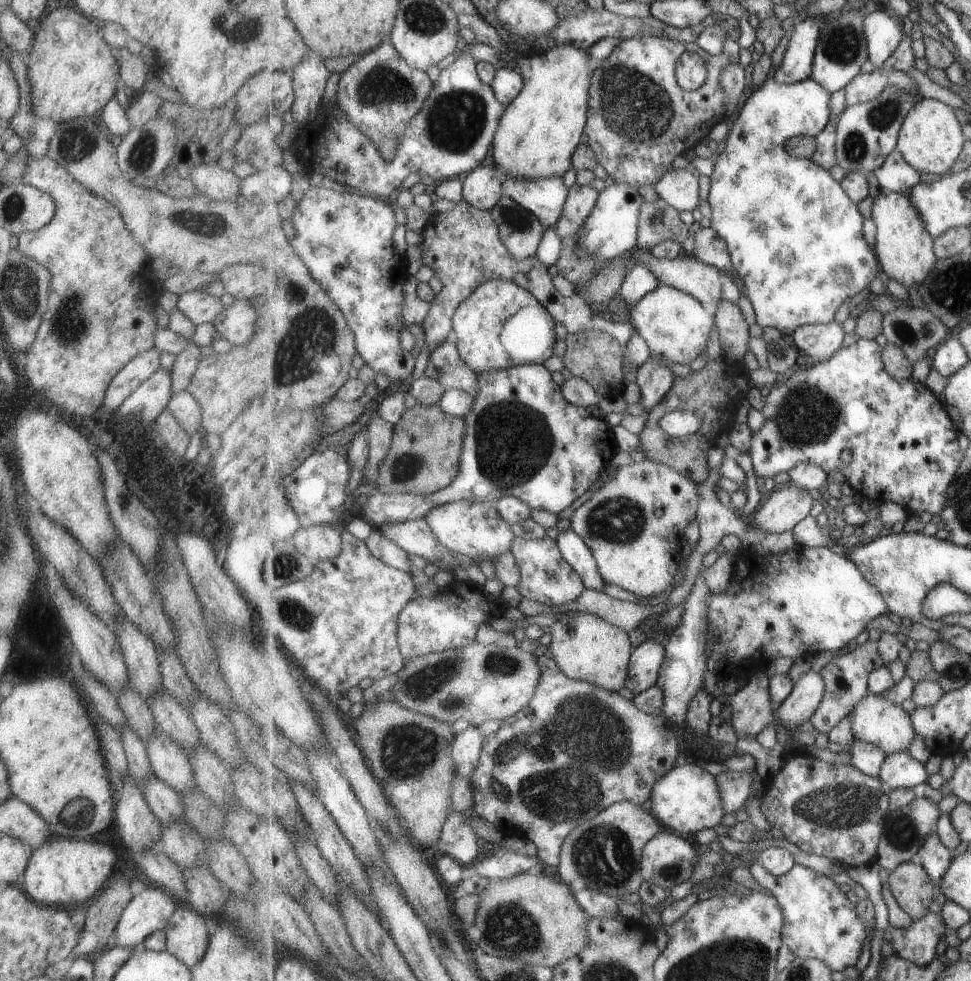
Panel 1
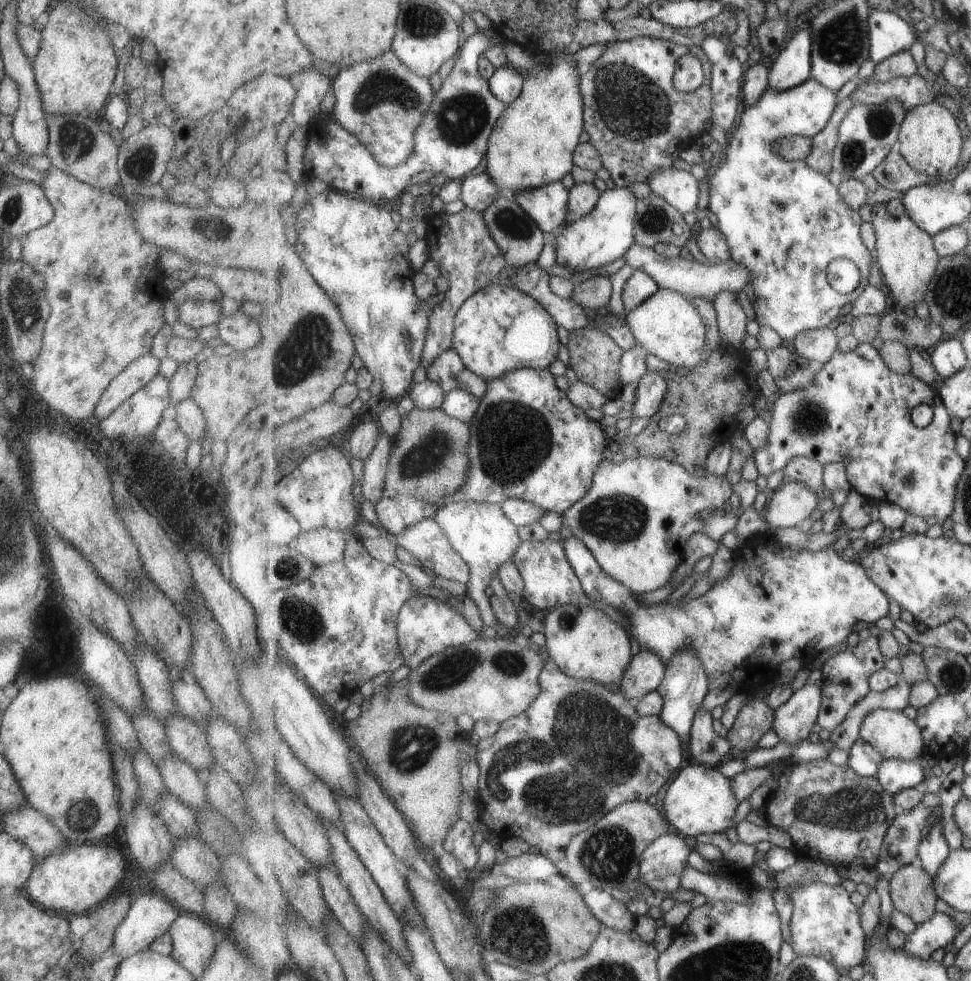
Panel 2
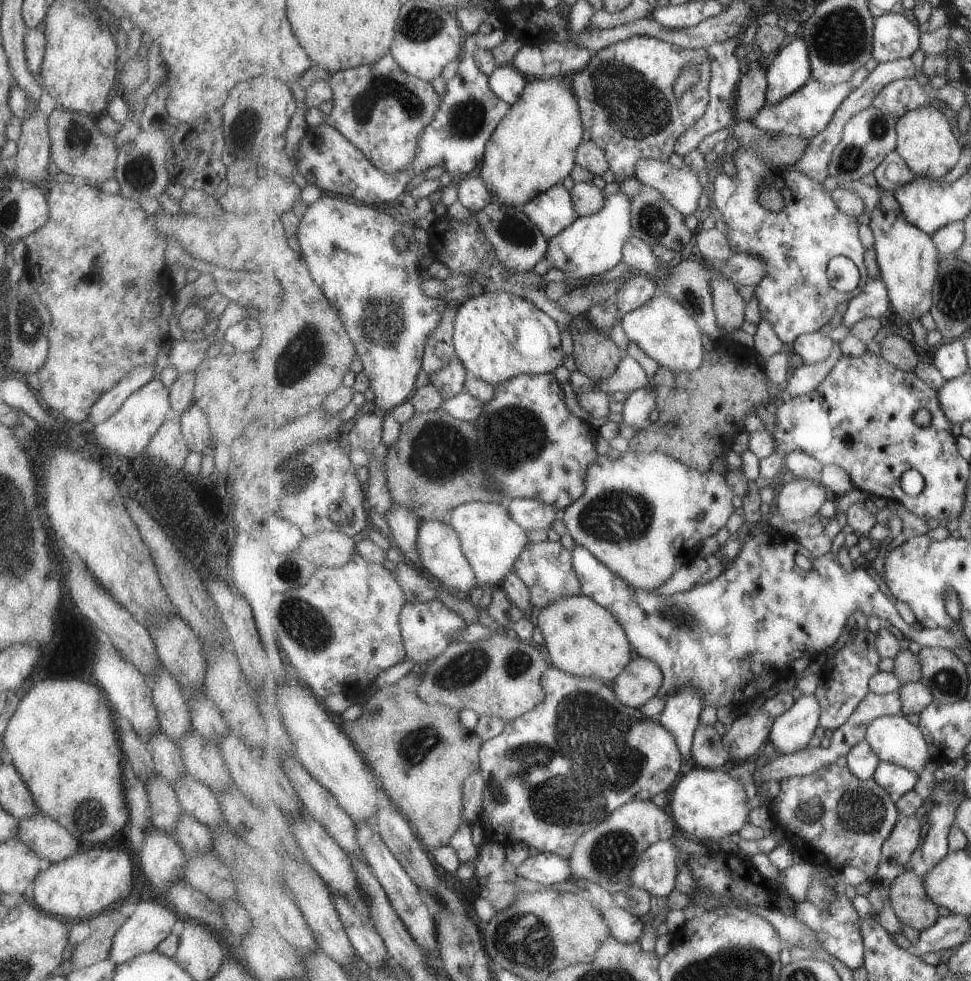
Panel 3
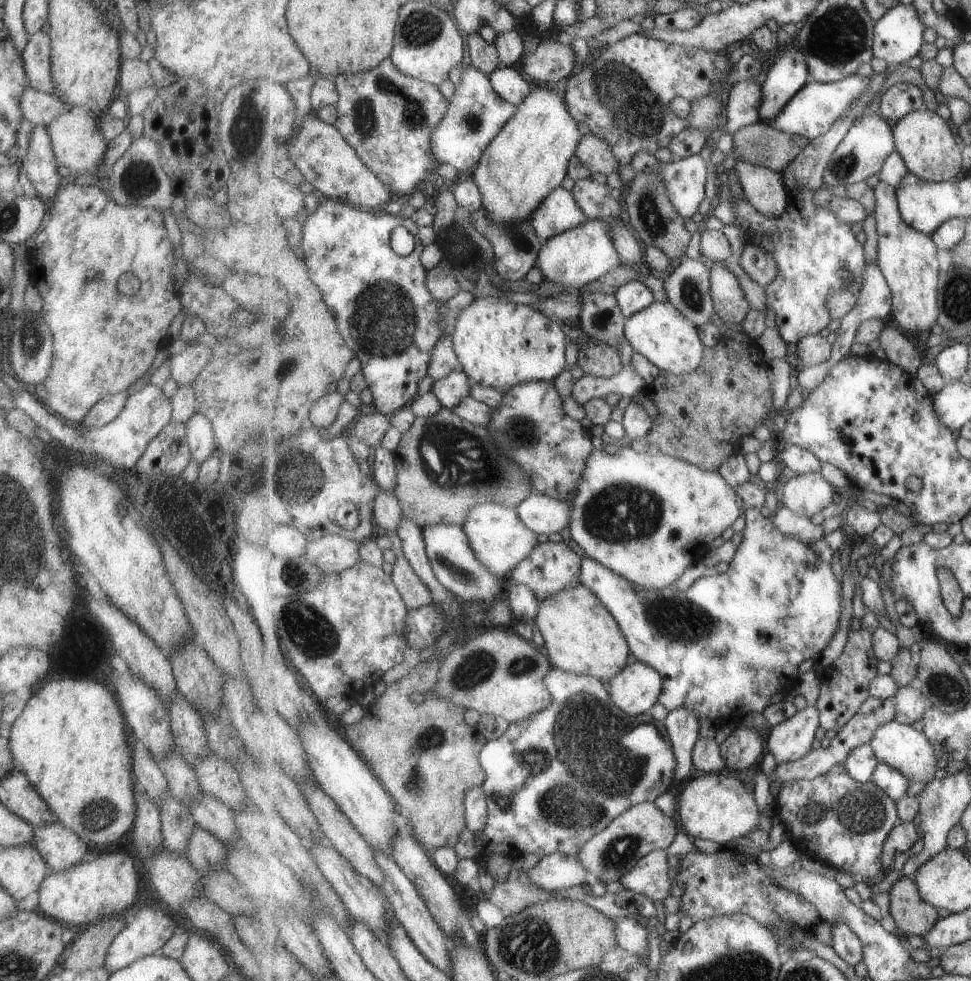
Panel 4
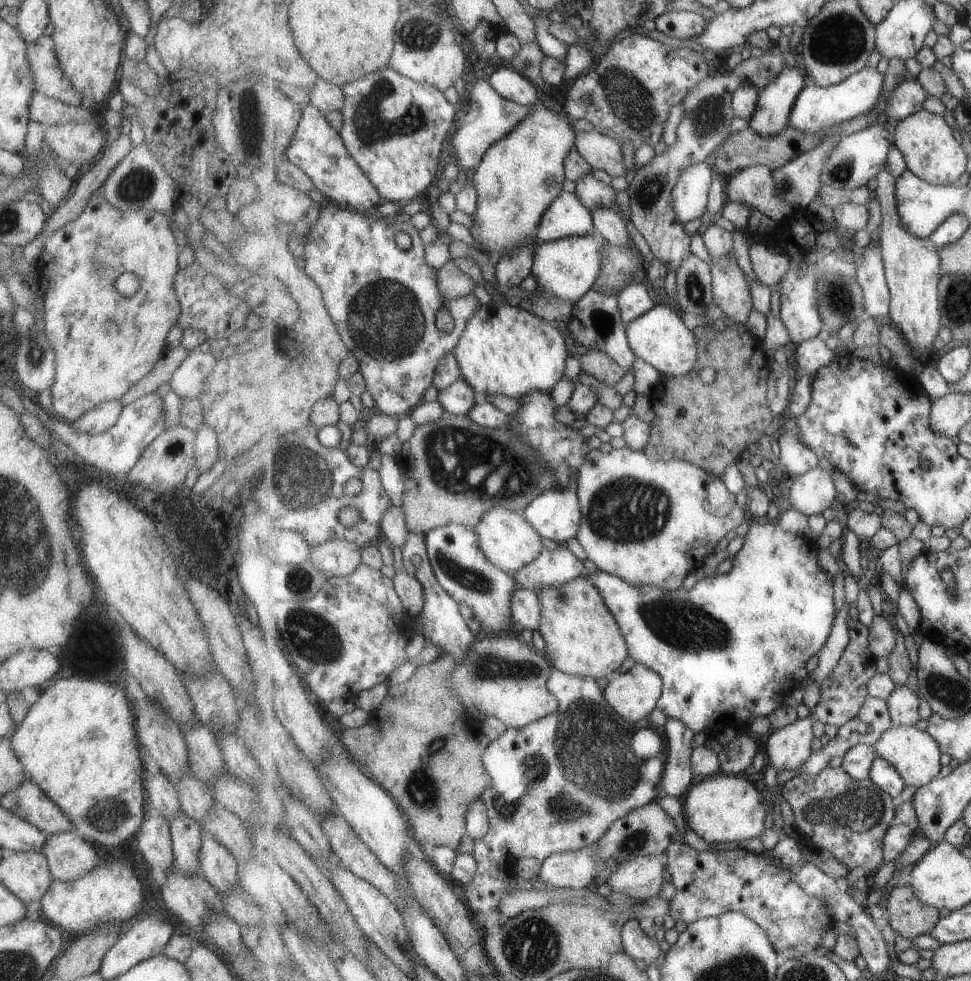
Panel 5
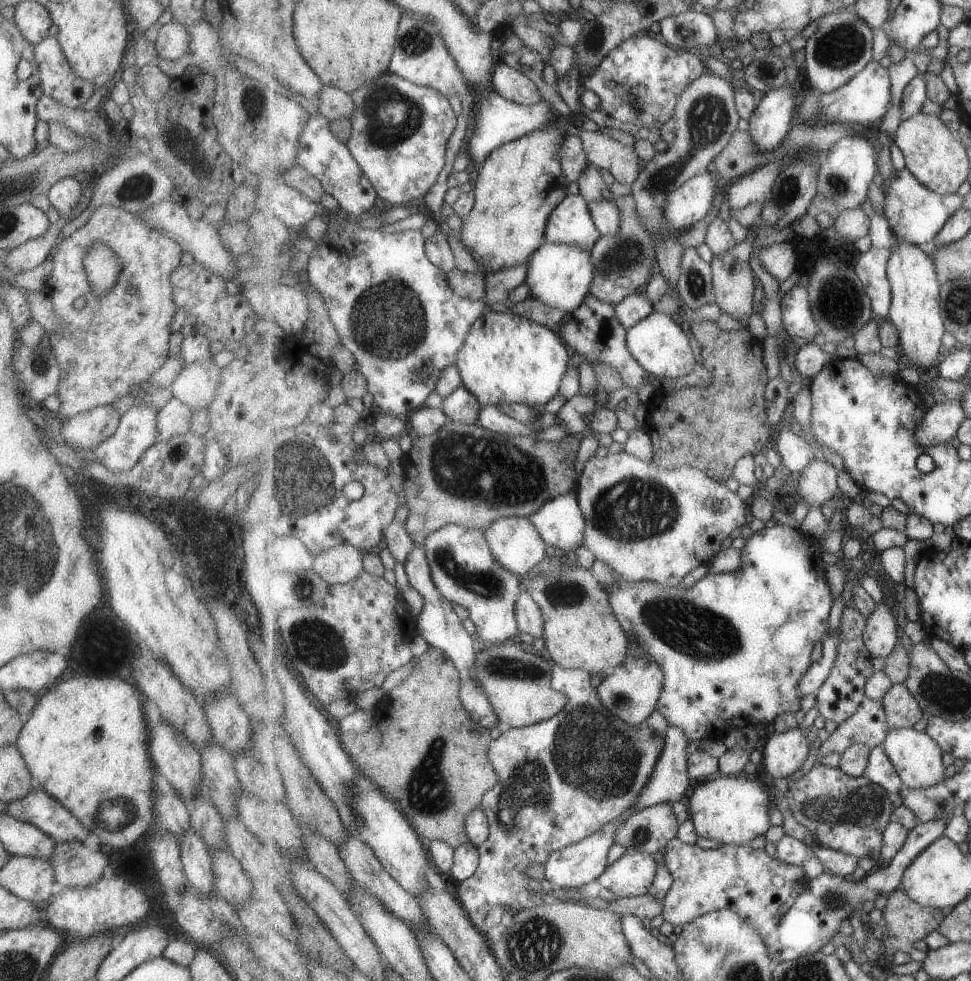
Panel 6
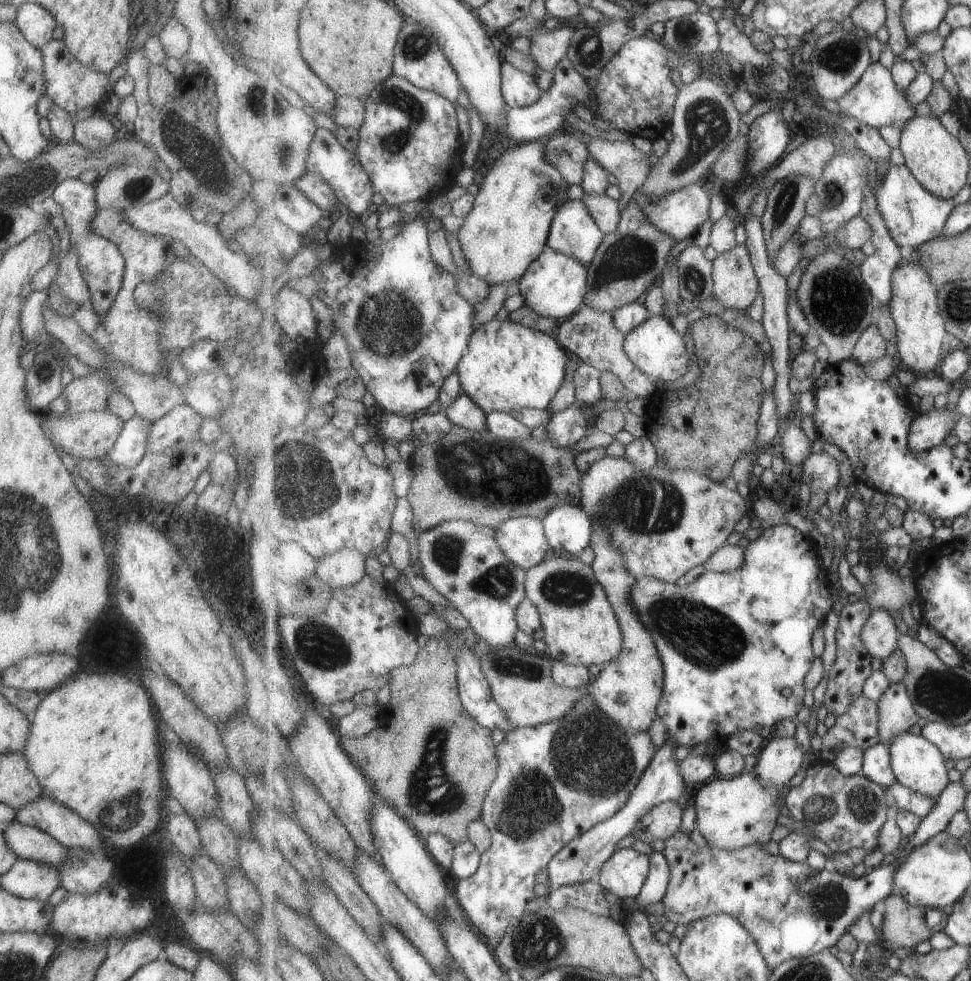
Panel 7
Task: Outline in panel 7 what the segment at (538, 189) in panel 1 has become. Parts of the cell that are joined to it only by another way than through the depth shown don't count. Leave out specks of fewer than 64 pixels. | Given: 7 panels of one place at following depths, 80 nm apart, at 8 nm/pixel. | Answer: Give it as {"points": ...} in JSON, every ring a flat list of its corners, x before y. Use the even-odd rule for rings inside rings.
{"points":[[583,198,569,200,553,218,547,245,581,260,589,268,605,236]]}

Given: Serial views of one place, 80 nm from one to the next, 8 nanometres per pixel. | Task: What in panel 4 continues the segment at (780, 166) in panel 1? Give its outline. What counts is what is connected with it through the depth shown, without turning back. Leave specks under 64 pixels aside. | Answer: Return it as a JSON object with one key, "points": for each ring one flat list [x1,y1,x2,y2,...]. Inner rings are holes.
{"points":[[853,74,845,80,833,83,821,83,811,80,796,97,789,100,789,105,777,118,769,120,767,124,771,128,779,131,787,131,792,134,805,135,808,137,826,134,831,126,849,110,849,106,853,106,853,102,857,102,857,98,861,98,861,94,865,94,865,90,869,89,871,78,863,78,859,74],[728,184,726,186,719,185,718,196,720,202,731,202,735,206,735,212,737,212,737,218,735,218,735,226,741,230,743,234,743,242,745,247,748,244,751,246,759,246,763,250,767,250,771,256,776,259,780,274,778,278,766,288,766,294,768,297,768,310,774,311,777,316,777,329,780,336,786,341,786,343,797,344,810,335,819,335,821,330,825,330,829,324,831,324,832,316,828,310,827,298,831,293,832,288,843,289,847,286,848,289,861,291,864,286,864,271,868,264,866,259,866,252,864,250,864,244,860,244,857,240,856,234,853,234,854,228,851,224,846,224,841,221,841,218,831,210,830,206,827,208,821,208,813,202,813,192,809,186,803,186,799,190,789,190,787,188,787,196,789,196,789,206,787,206,787,212,781,214,778,218,772,218,771,216,765,216,761,214,759,210,751,202,749,198,743,196,741,202,735,202,731,192,729,192],[840,267,846,267,850,272,850,282,846,282,843,278,839,277,837,271]]}

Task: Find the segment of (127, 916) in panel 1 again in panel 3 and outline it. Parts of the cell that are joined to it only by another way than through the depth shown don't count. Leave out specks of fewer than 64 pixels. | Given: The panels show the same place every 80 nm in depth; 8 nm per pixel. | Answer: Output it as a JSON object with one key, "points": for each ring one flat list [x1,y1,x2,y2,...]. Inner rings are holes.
{"points":[[155,902,136,903,135,910,131,917,126,918,122,925,113,935,112,943,108,952,108,958,115,965,123,964,141,953,148,953,156,950,157,943,160,943,168,934,173,923,180,917,165,904]]}

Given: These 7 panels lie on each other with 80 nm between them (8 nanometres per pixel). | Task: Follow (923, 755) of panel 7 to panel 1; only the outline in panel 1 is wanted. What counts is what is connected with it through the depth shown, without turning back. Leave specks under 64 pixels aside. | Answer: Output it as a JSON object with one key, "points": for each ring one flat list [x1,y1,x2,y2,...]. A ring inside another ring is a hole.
{"points":[[867,693,849,716,854,724,856,738,882,748,888,755,908,752,918,734,910,714,907,714,901,706,877,693]]}

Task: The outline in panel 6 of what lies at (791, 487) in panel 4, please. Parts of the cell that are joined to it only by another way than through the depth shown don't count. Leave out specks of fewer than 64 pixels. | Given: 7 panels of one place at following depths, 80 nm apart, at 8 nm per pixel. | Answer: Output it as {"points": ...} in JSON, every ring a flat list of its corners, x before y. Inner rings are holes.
{"points":[[826,461,813,462,800,476,797,486,797,500,805,500,810,506,823,506,839,494,837,484,839,470]]}

